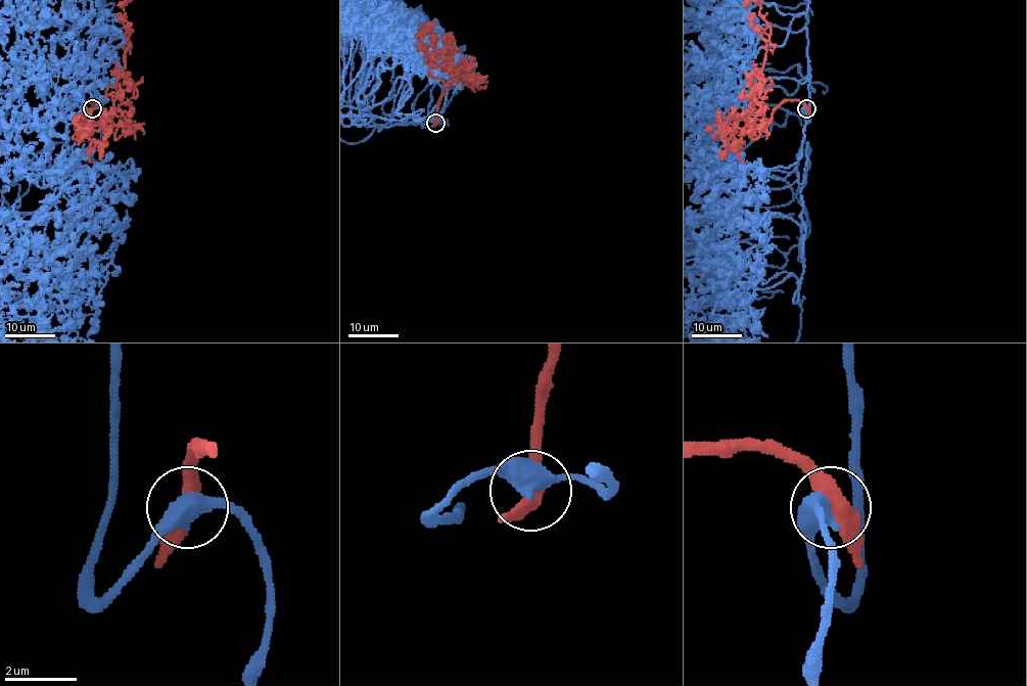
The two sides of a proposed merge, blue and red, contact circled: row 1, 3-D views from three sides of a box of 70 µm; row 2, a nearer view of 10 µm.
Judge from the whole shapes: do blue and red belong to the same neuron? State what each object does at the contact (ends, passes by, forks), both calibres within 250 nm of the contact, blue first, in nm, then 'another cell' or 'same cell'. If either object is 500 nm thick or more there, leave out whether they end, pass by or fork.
blue passes by; red passes by; calibres 480 and 420 nm; same cell

